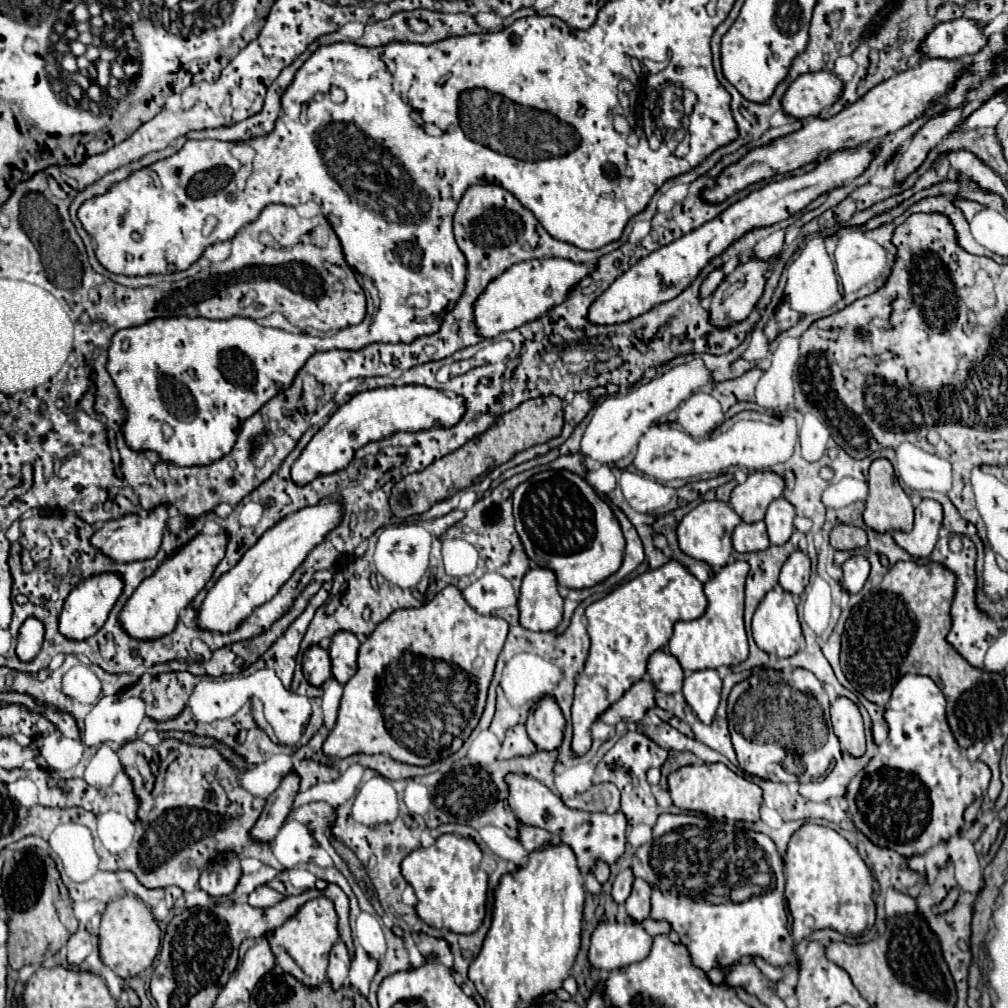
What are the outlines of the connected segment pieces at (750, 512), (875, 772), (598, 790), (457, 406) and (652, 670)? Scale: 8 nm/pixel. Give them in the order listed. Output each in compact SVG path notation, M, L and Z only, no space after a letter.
M770 470L754 472L748 476L744 484L738 484L732 490L730 506L744 522L752 524L764 518L768 504L780 498L782 492L784 492L782 476Z
M906 674L894 688L890 706L886 708L886 722L890 726L888 740L880 744L878 754L870 764L852 778L846 800L848 812L856 828L866 834L874 844L896 850L902 856L914 856L936 846L940 840L948 840L958 834L964 824L964 810L980 798L990 782L990 768L980 760L968 760L964 748L960 748L946 722L946 700L942 690L928 678L918 674Z
M604 782L592 786L588 792L566 800L564 802L568 808L584 810L584 812L604 812L604 814L614 814L620 810L620 792L614 784Z
M420 384L386 386L358 392L344 406L340 406L330 416L330 420L314 434L300 458L292 464L290 476L294 484L310 484L316 476L326 476L344 470L350 464L354 452L368 442L384 440L396 432L420 432L432 426L452 428L460 422L464 412L466 402L462 396L446 396L438 388L428 388Z
M658 650L648 658L646 674L652 678L652 686L658 692L674 694L682 690L684 670L680 668L678 660L668 650Z

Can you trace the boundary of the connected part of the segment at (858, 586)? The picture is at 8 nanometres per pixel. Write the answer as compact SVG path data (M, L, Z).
M852 556L842 564L842 580L840 580L842 590L848 594L860 592L868 574L870 574L868 560L864 556Z

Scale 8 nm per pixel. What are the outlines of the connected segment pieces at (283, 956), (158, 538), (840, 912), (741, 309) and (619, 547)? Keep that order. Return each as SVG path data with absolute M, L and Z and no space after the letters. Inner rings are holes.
M324 896L314 898L314 900L306 902L294 918L290 918L280 928L272 930L266 938L272 946L276 962L284 968L284 972L298 978L304 986L316 988L326 980L328 954L330 954L330 948L338 942L338 916L336 916L334 904ZM294 964L296 964L300 976L294 972Z
M158 506L152 512L142 514L142 516L140 514L126 514L118 520L108 520L94 532L92 546L96 550L104 552L104 556L108 556L110 560L116 560L118 564L148 560L148 558L156 556L156 552L160 550L166 520L168 520L168 506Z
M810 822L798 828L784 854L784 874L796 944L814 930L832 928L844 936L860 936L874 924L876 904L872 898L872 872L858 850L836 830Z
M748 260L738 264L734 272L716 288L710 300L710 316L714 328L728 328L732 322L742 322L750 316L758 298L764 292L768 262Z
M544 470L534 474L530 480L522 482L514 494L514 518L516 518L516 532L522 540L522 546L528 558L536 566L550 568L556 574L558 586L566 588L590 588L604 582L612 576L620 564L624 554L624 536L616 516L612 514L610 506L594 492L594 488L568 470Z

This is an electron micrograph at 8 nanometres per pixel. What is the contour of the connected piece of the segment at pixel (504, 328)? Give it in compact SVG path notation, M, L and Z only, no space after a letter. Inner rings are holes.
M538 258L538 260L526 260L526 262L520 262L520 264L514 264L512 268L508 268L502 276L498 276L496 280L492 280L488 284L488 288L480 294L480 298L476 300L476 306L474 306L474 316L476 316L476 326L478 326L478 332L484 336L484 338L494 338L502 332L508 332L508 330L514 330L526 322L532 322L540 316L544 316L548 310L552 310L556 304L562 304L568 296L568 292L582 280L586 278L588 274L592 274L596 270L596 262L592 264L586 264L586 262L568 262L566 258Z

